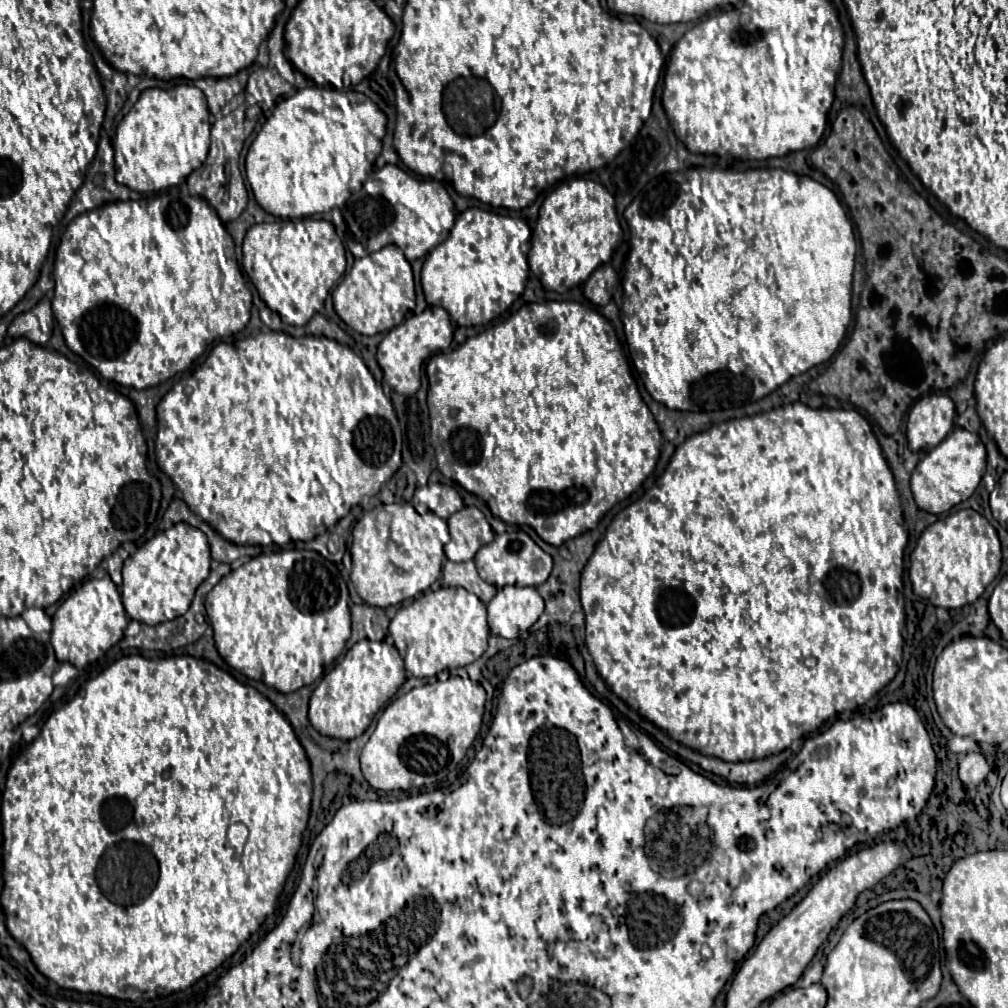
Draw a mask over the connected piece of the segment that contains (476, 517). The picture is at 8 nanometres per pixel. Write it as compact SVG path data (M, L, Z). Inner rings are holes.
M464 506L460 512L452 514L448 518L448 526L452 542L444 546L444 552L452 562L472 560L478 548L494 538L484 514L474 506Z

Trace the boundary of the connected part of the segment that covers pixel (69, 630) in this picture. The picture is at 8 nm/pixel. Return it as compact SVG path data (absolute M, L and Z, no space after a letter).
M110 576L86 580L78 590L74 590L52 618L52 646L60 662L70 662L76 668L84 668L96 662L124 638L128 626L128 616L122 606L120 592Z

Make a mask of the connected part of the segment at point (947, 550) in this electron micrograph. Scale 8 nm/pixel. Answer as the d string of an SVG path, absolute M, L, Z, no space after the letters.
M958 510L930 524L910 554L910 580L914 594L932 606L962 608L978 600L1000 572L1000 540L992 524L976 510Z

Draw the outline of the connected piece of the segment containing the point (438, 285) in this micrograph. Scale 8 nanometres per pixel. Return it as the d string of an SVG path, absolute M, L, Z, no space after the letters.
M468 208L456 218L450 236L436 246L422 266L422 288L430 306L448 310L450 318L458 326L482 326L502 316L510 304L524 292L528 278L528 250L530 250L530 228L524 220L512 220L516 226L506 232L500 218L480 208Z

